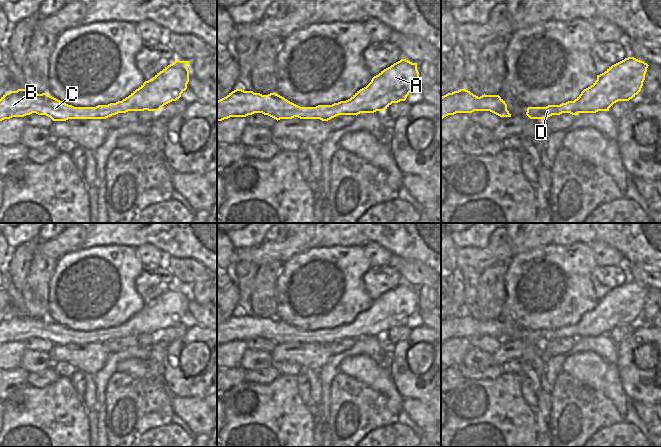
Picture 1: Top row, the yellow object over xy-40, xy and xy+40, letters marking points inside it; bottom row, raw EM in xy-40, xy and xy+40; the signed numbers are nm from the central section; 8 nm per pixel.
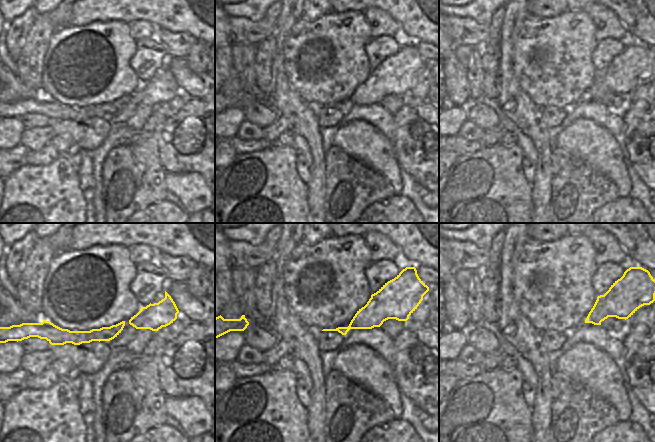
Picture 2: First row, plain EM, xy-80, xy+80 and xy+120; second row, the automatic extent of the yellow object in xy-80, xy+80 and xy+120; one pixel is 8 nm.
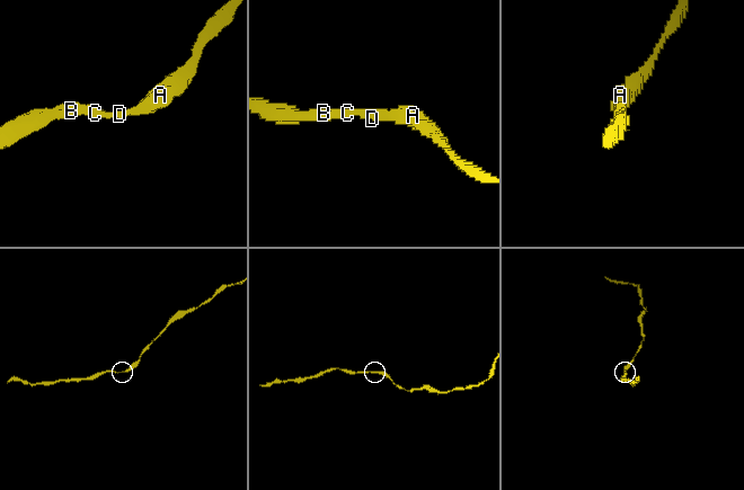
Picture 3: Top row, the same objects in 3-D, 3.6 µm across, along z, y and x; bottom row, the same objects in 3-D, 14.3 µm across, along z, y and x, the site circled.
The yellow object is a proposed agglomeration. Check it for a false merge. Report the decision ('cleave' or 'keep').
keep

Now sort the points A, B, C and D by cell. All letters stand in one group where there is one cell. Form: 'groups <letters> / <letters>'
groups A B C D

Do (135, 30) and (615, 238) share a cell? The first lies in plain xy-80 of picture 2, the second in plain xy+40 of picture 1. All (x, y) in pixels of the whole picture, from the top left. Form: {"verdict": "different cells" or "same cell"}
{"verdict": "different cells"}

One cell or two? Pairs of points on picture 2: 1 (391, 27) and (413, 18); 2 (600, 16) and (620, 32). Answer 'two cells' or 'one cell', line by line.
1: two cells
2: one cell

